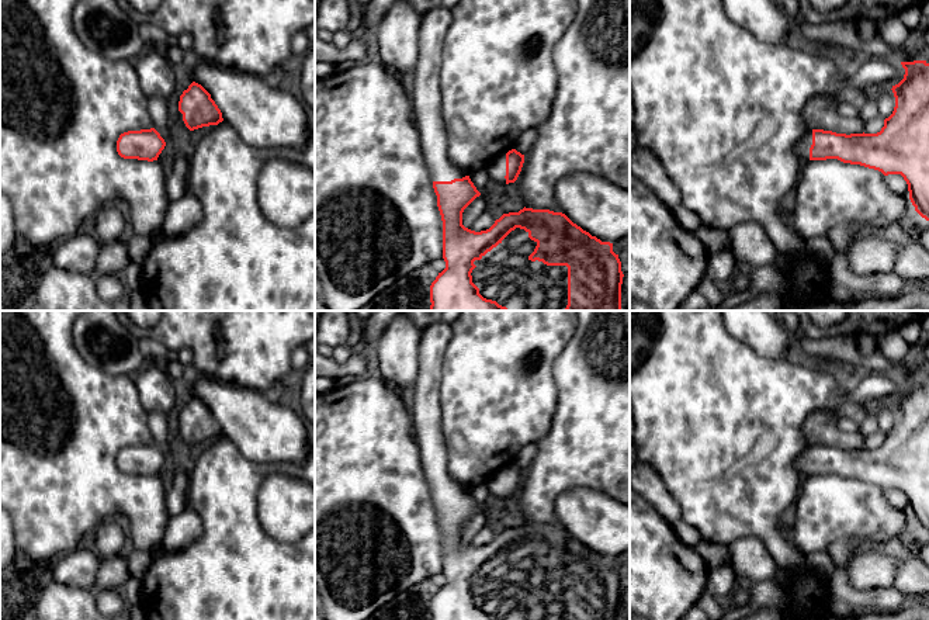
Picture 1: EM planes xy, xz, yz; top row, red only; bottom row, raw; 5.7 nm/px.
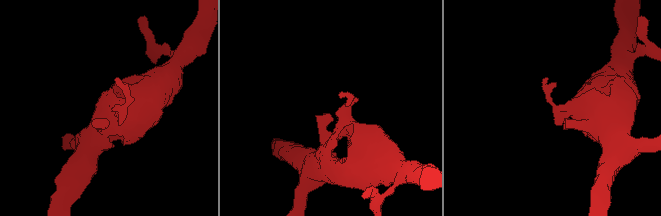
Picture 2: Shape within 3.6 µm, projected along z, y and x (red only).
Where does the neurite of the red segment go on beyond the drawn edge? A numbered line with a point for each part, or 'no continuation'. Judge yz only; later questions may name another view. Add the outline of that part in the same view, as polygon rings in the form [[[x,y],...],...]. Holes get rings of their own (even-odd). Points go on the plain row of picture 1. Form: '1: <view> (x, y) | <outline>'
1: yz (803, 461) | [[[807,444],[795,460],[795,468],[801,478],[810,477],[811,460],[812,460],[812,446]]]

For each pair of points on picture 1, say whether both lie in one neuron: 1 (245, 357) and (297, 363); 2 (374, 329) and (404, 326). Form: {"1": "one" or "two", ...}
{"1": "two", "2": "two"}

